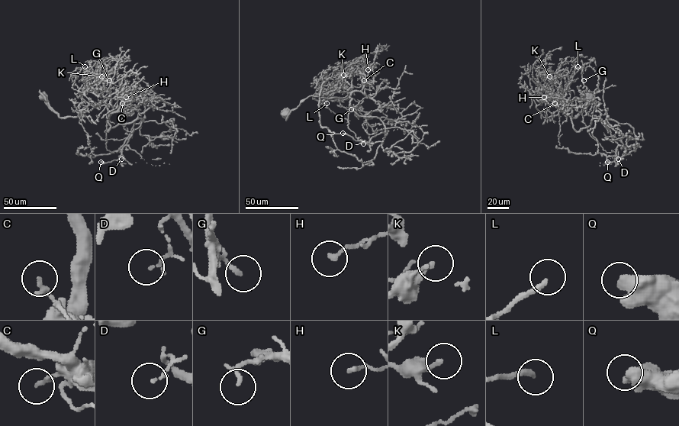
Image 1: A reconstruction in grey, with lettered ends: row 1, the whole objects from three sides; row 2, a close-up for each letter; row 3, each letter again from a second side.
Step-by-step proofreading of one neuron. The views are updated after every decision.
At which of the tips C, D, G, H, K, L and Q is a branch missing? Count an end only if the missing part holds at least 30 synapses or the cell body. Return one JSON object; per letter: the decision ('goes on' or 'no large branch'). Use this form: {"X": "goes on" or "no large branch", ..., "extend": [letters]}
{"C": "no large branch", "D": "no large branch", "G": "no large branch", "H": "no large branch", "K": "no large branch", "L": "no large branch", "Q": "no large branch", "extend": []}

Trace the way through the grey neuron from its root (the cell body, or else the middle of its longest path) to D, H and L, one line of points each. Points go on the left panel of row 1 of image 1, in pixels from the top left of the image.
D: (132, 121), (108, 131), (107, 116), (127, 104), (107, 123), (107, 149), (120, 151), (121, 159)
H: (132, 121), (118, 124), (108, 131), (107, 116), (115, 112), (124, 99), (133, 98), (126, 97)
L: (132, 121), (118, 124), (108, 131), (107, 98), (93, 90), (80, 89), (71, 78), (74, 71), (85, 66)

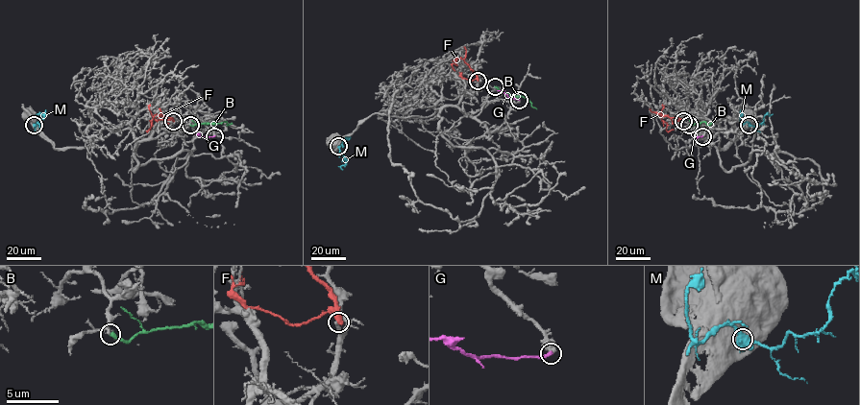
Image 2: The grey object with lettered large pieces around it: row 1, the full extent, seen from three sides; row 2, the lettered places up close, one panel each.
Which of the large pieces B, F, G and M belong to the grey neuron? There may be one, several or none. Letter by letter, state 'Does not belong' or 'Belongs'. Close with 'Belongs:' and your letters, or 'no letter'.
B: Does not belong
F: Does not belong
G: Does not belong
M: Does not belong
Belongs: no letter

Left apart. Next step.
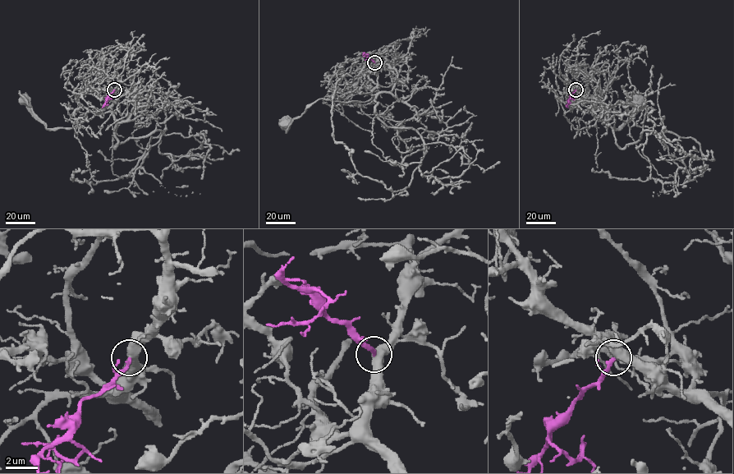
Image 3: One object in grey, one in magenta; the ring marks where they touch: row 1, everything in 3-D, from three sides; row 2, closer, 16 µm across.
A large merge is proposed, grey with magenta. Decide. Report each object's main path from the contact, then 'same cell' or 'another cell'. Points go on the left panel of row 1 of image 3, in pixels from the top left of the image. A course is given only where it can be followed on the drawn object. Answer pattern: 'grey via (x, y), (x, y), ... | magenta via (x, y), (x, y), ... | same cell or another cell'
grey via (114, 89), (115, 149), (163, 131), (127, 175), (95, 184), (73, 181), (80, 169) | magenta via (114, 89), (102, 108) | same cell

